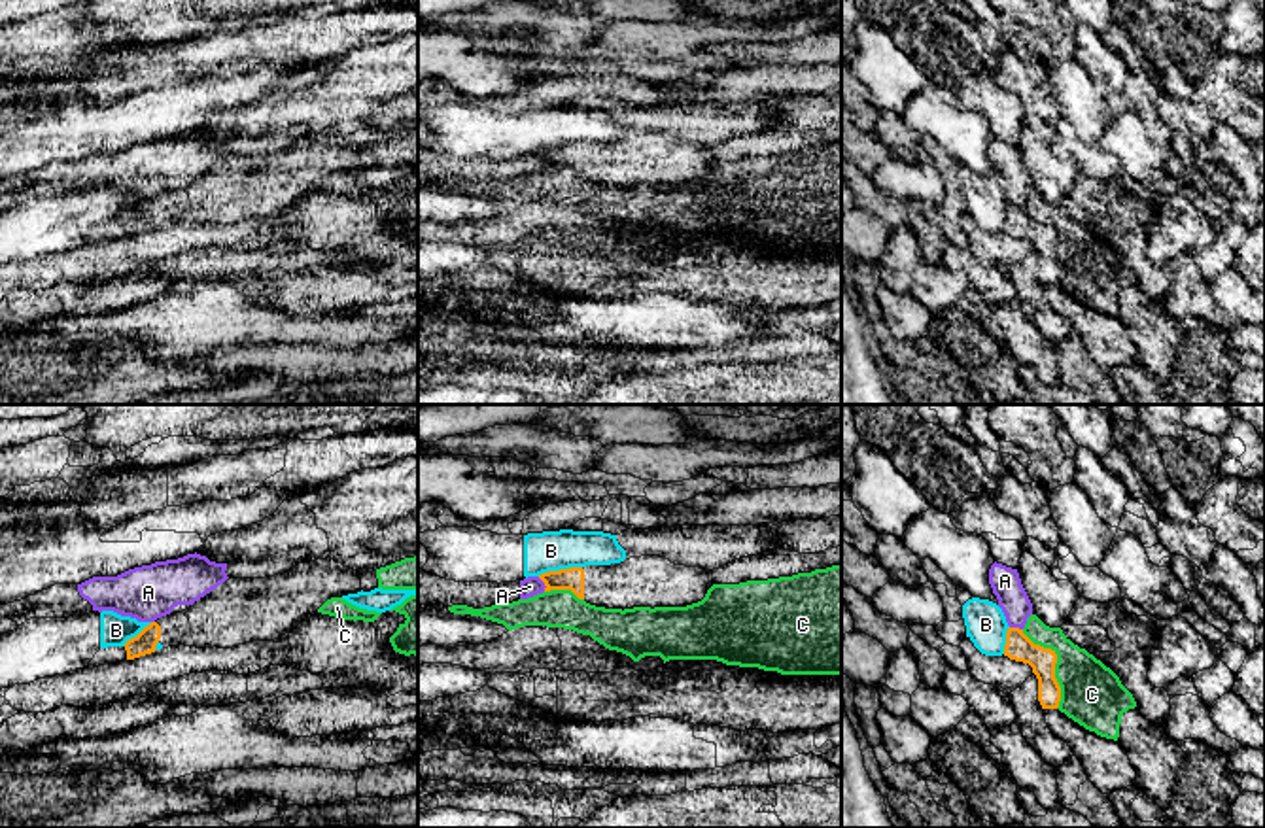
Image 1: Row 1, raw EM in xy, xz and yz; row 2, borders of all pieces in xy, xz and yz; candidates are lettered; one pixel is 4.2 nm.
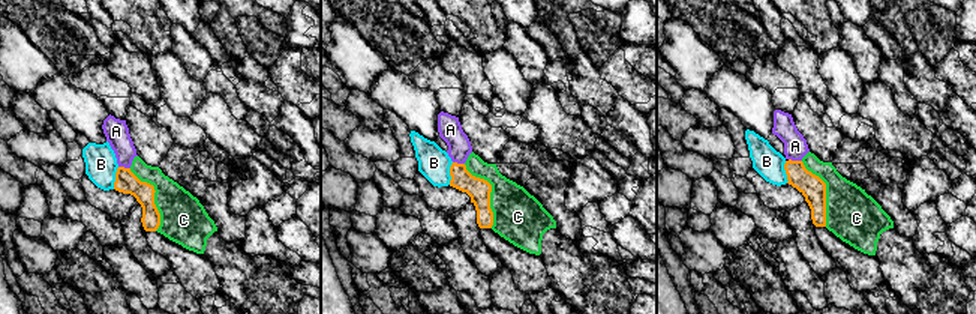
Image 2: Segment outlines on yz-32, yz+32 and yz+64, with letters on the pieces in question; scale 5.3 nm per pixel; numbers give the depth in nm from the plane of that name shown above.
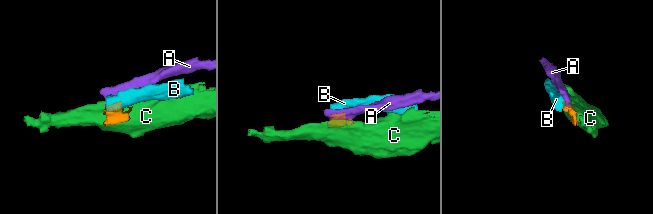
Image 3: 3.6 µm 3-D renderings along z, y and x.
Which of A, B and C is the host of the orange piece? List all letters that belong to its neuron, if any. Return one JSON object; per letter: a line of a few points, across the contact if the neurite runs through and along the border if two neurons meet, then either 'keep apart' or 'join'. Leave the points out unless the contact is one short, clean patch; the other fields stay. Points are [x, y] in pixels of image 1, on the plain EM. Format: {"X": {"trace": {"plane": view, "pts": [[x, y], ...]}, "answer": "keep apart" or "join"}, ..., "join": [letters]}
{"A": {"trace": {"plane": "xz", "pts": [[537, 154], [545, 167]]}, "answer": "keep apart"}, "B": {"trace": {"plane": "xz", "pts": [[581, 142], [537, 152]]}, "answer": "keep apart"}, "C": {"answer": "keep apart"}, "join": []}

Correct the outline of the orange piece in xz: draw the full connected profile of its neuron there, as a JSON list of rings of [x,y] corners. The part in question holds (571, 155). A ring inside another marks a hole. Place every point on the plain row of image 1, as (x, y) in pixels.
[[[660,132],[630,134],[611,142],[586,142],[539,151],[545,168],[571,166],[579,176],[605,185],[686,183],[713,163],[709,147],[675,142]]]

